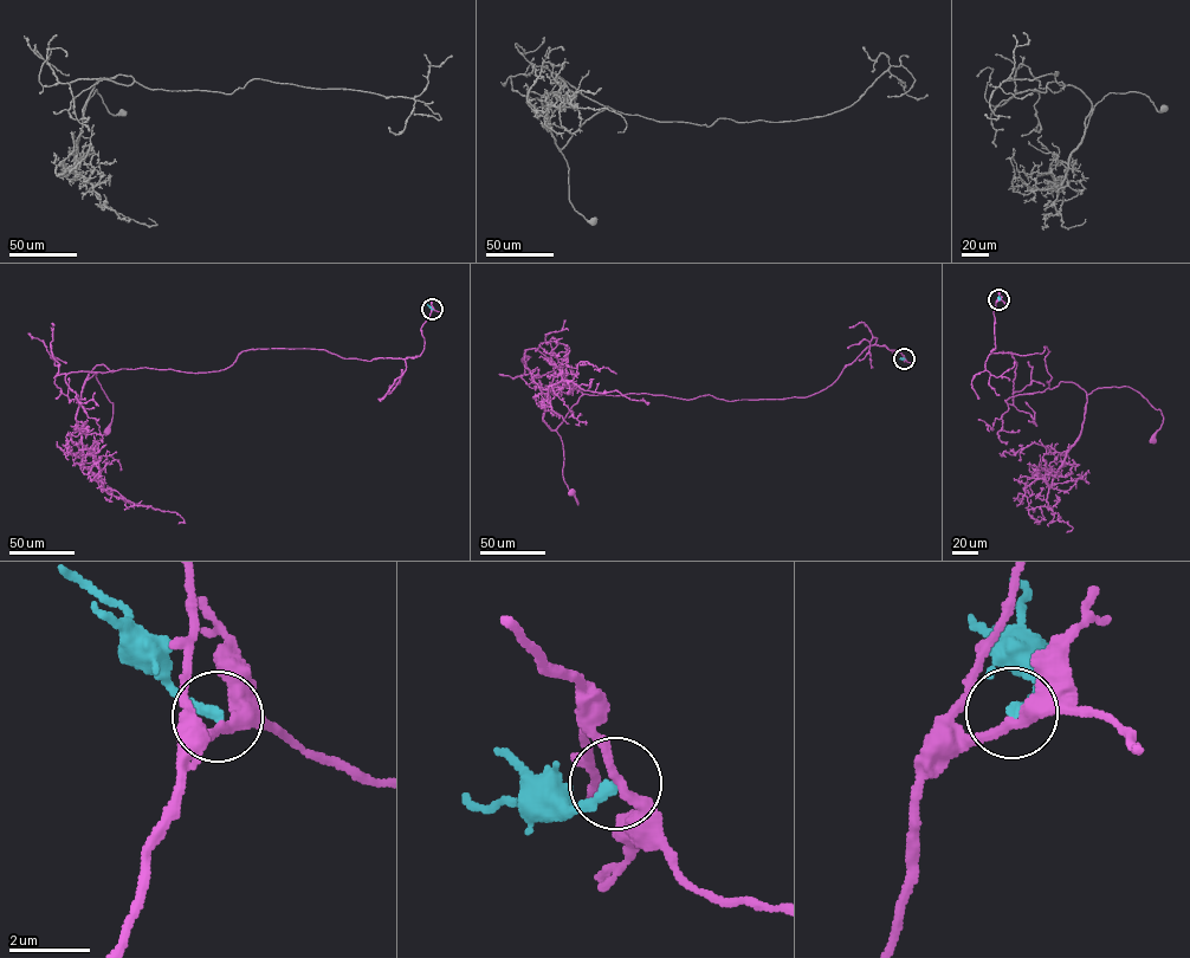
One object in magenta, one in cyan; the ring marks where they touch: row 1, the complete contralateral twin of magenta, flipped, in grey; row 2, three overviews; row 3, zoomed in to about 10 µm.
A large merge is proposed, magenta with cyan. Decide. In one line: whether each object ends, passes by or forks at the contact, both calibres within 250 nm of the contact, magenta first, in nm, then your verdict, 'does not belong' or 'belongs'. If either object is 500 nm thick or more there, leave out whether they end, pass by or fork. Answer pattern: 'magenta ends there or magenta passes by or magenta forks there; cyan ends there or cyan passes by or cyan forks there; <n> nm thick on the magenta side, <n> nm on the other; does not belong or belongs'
magenta passes by; cyan ends there; 260 nm thick on the magenta side, 280 nm on the other; does not belong

